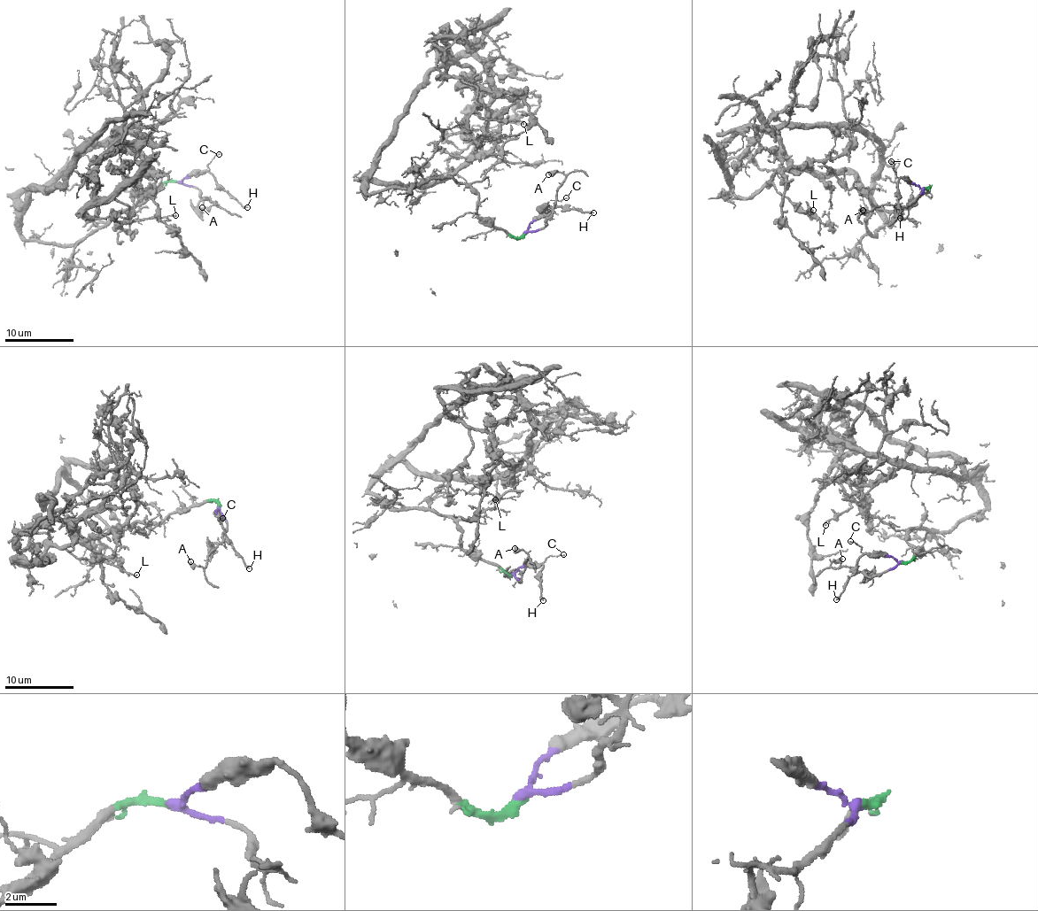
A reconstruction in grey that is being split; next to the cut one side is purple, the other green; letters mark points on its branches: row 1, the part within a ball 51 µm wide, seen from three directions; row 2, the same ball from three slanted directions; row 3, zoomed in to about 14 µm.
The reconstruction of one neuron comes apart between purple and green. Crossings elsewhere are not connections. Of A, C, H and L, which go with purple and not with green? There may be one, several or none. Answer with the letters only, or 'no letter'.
A, C, H

